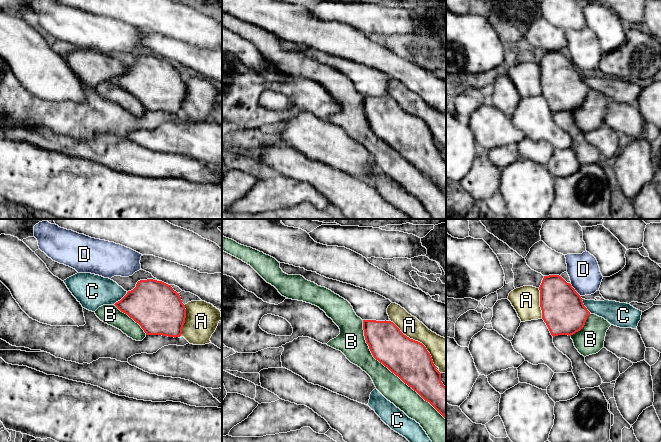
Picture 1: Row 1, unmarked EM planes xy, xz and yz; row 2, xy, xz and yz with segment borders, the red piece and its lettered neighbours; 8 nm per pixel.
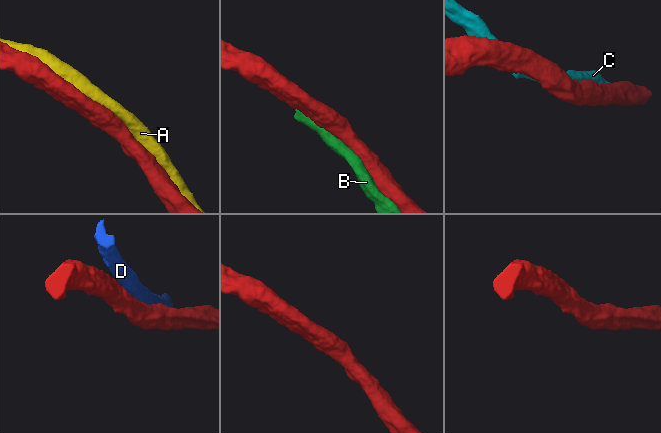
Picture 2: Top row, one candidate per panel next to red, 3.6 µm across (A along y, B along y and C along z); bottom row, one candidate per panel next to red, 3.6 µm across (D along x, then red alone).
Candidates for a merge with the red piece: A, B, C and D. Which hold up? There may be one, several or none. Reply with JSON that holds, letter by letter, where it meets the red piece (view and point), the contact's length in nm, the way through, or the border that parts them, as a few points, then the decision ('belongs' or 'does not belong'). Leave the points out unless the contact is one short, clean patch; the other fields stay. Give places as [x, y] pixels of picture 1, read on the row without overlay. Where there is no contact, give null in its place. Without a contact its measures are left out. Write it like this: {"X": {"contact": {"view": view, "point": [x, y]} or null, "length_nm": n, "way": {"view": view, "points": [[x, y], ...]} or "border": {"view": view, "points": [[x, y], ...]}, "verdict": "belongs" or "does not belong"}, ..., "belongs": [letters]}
{"A": {"contact": {"view": "xz", "point": [417, 117]}, "length_nm": 550, "verdict": "does not belong"}, "B": {"contact": {"view": "xz", "point": [391, 147]}, "length_nm": 1050, "verdict": "belongs"}, "C": {"contact": {"view": "xy", "point": [121, 75]}, "length_nm": 160, "verdict": "does not belong"}, "D": {"contact": {"view": "yz", "point": [574, 66]}, "length_nm": 130, "verdict": "does not belong"}, "belongs": ["B"]}

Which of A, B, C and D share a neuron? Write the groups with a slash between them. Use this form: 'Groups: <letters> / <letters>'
Groups: A / B / C / D

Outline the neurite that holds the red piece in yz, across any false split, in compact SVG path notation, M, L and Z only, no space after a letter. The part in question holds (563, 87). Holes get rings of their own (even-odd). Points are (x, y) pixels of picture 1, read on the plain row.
M559 51L544 52L539 66L542 95L553 113L571 112L584 103L590 88L570 59Z

